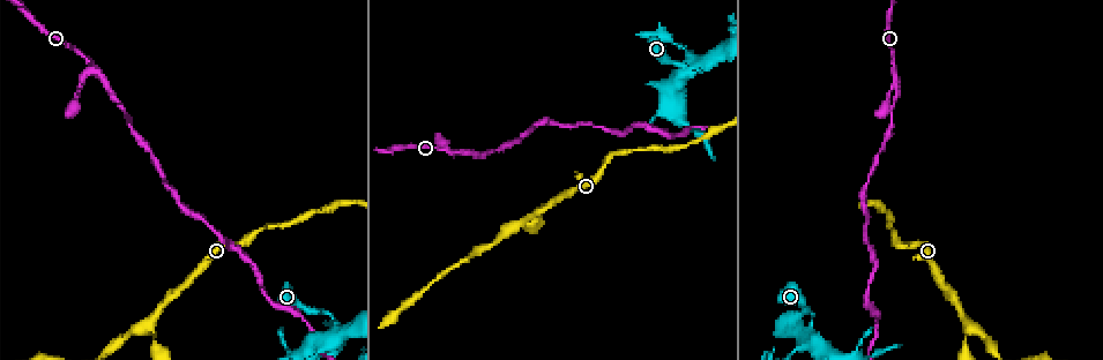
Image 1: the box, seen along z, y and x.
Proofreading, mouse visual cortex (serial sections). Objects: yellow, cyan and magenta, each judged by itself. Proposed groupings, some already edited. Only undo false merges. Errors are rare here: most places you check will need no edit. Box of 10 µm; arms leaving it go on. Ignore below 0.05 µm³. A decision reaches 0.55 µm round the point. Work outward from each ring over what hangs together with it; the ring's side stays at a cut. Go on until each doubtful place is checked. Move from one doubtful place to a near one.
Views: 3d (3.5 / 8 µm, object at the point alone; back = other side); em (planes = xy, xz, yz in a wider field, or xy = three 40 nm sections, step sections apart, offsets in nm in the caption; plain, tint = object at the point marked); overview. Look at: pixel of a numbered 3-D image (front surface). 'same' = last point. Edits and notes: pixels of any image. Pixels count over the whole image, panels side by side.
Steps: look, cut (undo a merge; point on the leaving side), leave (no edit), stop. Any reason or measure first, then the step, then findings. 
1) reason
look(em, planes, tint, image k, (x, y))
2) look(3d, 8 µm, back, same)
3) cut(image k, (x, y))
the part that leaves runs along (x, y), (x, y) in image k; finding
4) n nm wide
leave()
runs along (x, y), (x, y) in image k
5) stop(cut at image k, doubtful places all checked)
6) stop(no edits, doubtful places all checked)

sharp bend
look(3d, 3.5 µm, image 1, (806, 330))

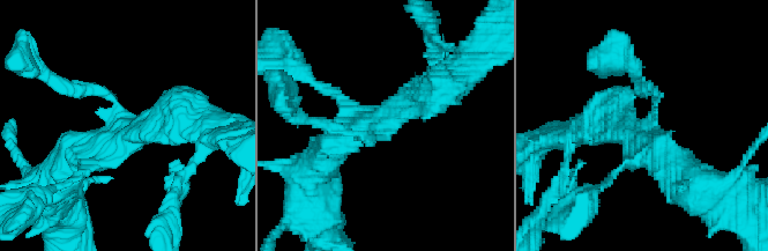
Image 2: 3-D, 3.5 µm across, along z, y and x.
shape alone is not enough
look(em, planes, tint, image 2, (648, 127))

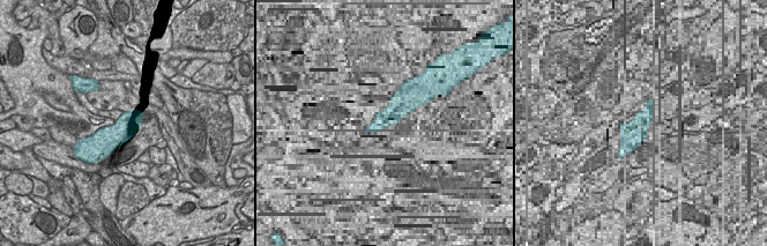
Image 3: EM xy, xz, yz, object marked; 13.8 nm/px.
320 nm wide
leave()
runs along (645, 88), (656, 95), (647, 145), (673, 169) in image 2; all the same cell

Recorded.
narrows sharply
look(3d, 3.5 µm, image 1, (966, 319))

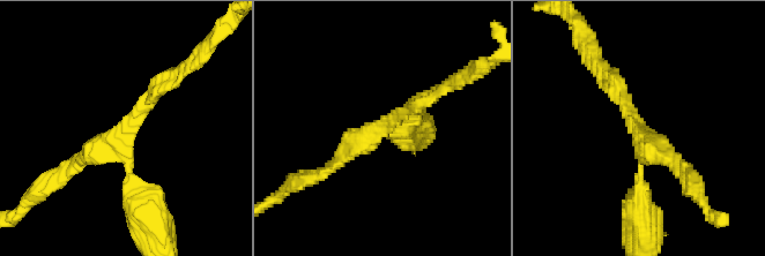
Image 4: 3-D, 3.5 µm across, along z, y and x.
3 arms; arms of 200, 200, 250 nm; now the EM
look(em, xy, step 3, tint, image 4, (379, 125))

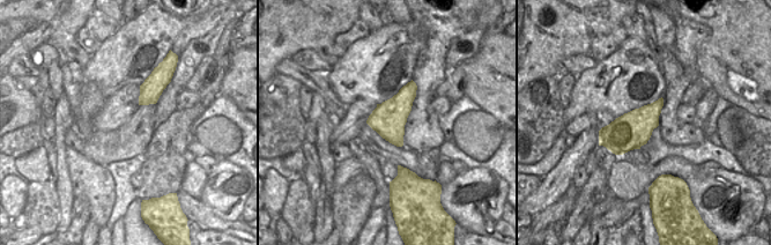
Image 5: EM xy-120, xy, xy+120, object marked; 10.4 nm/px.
leave()
runs along (169, 77), (123, 134), (69, 170) in image 4; one cell here

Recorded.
a fork
look(3d, 3.5 µm, image 1, (88, 61))

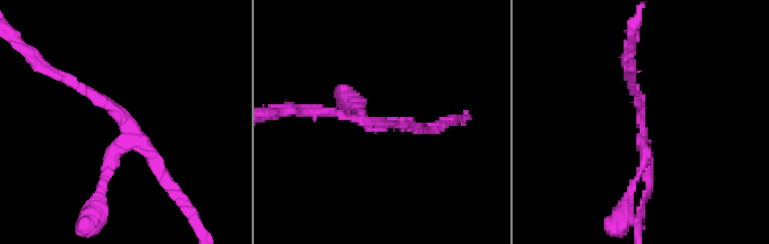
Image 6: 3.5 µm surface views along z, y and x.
look(em, planes, tint, image 6, (641, 118))

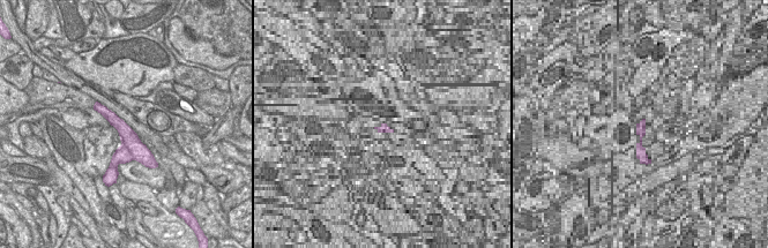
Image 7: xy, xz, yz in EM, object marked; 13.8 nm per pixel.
280 nm wide
leave()
runs along (97, 105), (146, 157) in image 7; continuous, no second cell

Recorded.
stop(no edits, doubtful places all checked)

